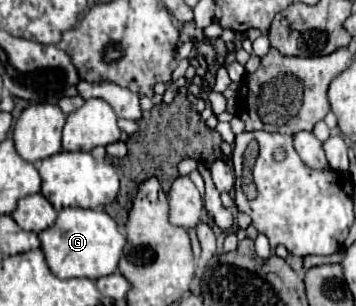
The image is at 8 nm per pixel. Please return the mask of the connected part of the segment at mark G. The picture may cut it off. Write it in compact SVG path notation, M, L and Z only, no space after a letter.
M78 207L62 209L54 225L38 233L38 237L42 243L46 263L58 279L70 279L70 277L98 279L114 273L118 269L118 259L126 243L124 233L118 231L116 221L108 213L98 209L78 209Z

